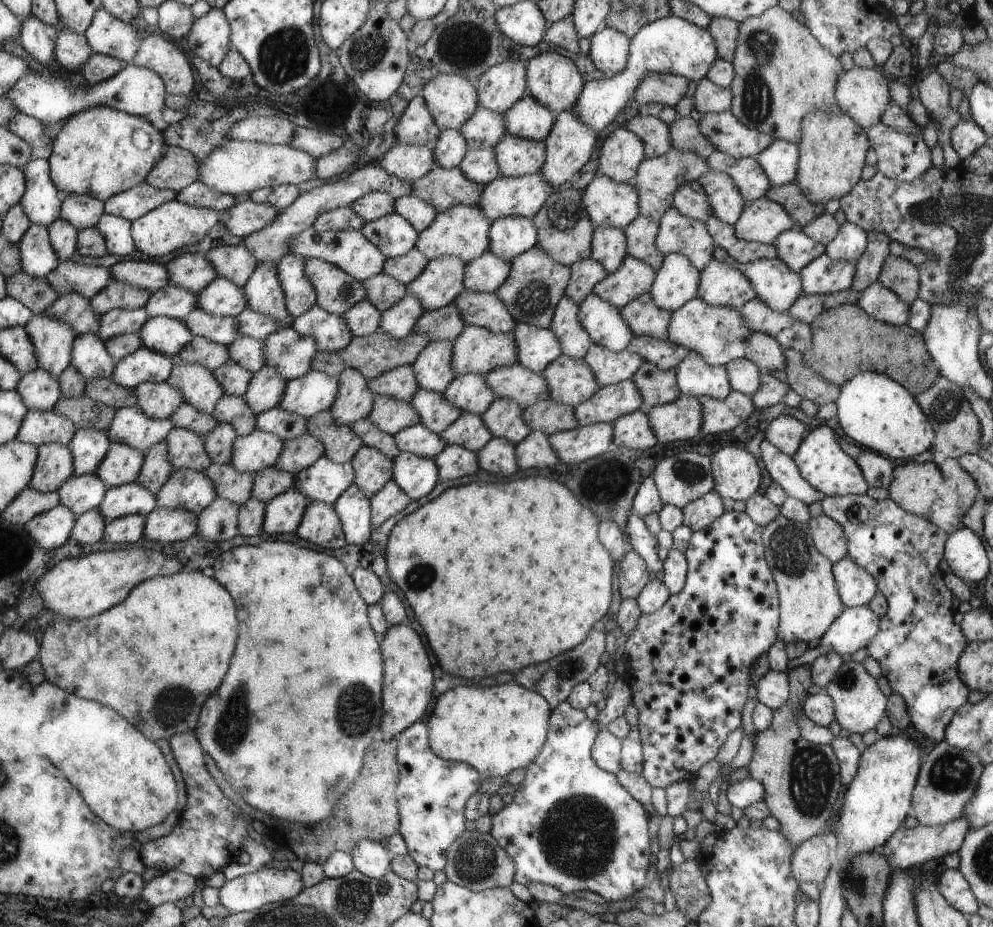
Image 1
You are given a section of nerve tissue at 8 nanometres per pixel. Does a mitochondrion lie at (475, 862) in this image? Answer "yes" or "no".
yes

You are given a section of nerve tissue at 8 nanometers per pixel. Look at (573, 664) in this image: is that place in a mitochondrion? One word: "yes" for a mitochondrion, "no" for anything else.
yes

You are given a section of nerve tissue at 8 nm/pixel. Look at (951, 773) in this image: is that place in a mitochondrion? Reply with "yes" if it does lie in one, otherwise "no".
yes

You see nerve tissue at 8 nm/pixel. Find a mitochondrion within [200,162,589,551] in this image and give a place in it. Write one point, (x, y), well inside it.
(533, 299)

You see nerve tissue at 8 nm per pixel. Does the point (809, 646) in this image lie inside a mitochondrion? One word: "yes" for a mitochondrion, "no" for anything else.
no

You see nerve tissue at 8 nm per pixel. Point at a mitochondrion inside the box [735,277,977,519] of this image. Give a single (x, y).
(947, 405)

